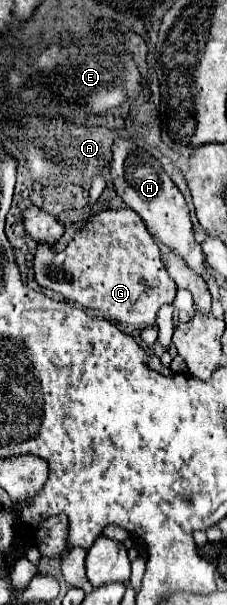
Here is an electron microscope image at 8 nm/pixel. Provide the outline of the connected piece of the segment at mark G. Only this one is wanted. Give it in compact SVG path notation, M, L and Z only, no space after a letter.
M132 209L96 213L92 221L76 231L64 251L54 251L54 245L38 243L32 269L42 289L60 293L86 309L108 315L114 323L132 325L134 329L154 325L158 309L176 297L176 283L164 269L160 247Z

